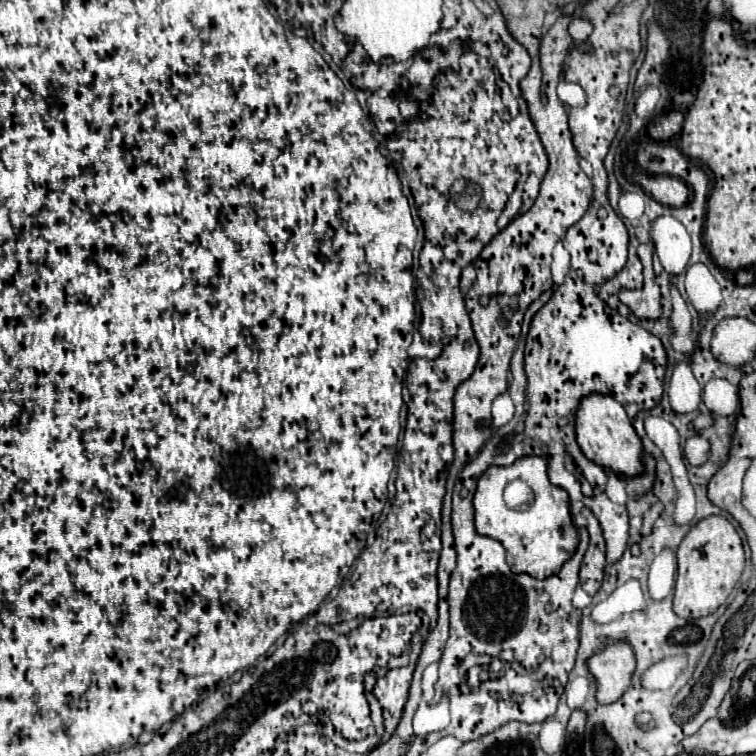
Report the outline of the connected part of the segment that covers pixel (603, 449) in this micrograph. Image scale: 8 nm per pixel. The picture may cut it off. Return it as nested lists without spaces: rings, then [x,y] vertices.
[[[588,394],[586,398],[582,398],[576,410],[576,440],[586,458],[590,458],[600,466],[610,468],[616,474],[634,476],[642,472],[642,462],[640,462],[642,442],[634,432],[632,420],[624,412],[622,404],[616,402],[612,396]]]

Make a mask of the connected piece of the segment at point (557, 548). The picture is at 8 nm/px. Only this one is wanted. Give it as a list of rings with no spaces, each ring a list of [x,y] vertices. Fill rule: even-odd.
[[[520,458],[518,462],[514,462],[512,466],[490,466],[482,478],[478,480],[478,490],[474,494],[474,510],[476,510],[476,530],[482,536],[490,536],[498,542],[502,542],[502,546],[506,548],[508,554],[508,562],[514,566],[514,572],[524,572],[530,574],[532,578],[548,578],[556,572],[560,572],[562,564],[572,556],[576,544],[578,544],[578,534],[576,528],[572,524],[572,516],[570,516],[570,504],[568,504],[568,494],[562,488],[554,488],[546,476],[546,458]],[[510,480],[524,480],[528,482],[528,486],[534,492],[534,504],[526,510],[526,512],[516,512],[506,508],[504,500],[502,500],[502,490]]]

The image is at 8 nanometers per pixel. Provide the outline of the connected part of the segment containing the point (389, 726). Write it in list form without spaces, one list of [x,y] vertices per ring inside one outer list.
[[[417,651],[410,654],[407,667],[388,670],[384,678],[378,677],[373,694],[380,700],[384,717],[384,738],[389,740],[402,716],[402,706],[408,698],[408,684],[411,684],[412,674],[419,658]]]

